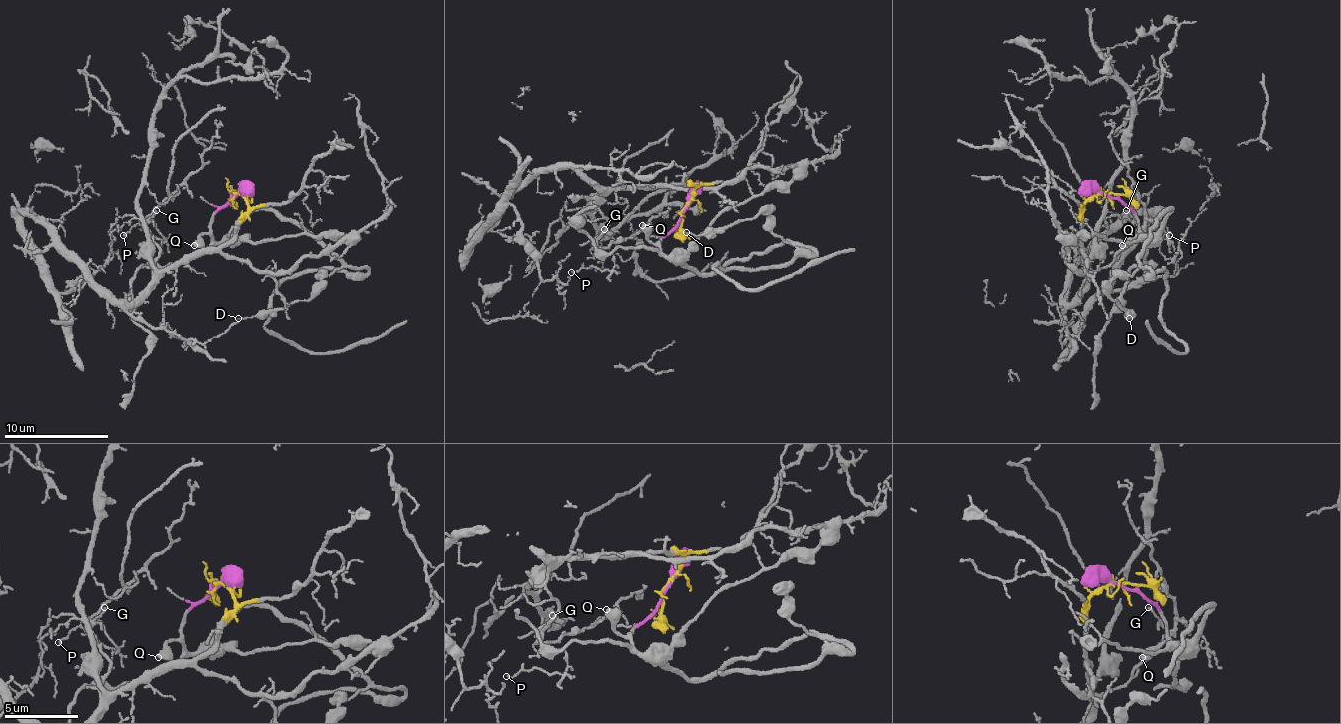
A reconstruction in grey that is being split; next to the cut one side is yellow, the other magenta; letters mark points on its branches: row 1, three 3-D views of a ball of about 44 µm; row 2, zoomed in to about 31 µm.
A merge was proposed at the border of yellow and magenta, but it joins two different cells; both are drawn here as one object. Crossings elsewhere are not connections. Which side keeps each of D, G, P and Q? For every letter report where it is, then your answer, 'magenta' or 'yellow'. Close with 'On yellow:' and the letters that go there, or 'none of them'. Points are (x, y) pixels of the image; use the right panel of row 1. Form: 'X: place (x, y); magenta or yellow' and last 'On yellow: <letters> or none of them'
D: place (1129, 318); magenta
G: place (1126, 210); yellow
P: place (1169, 235); yellow
Q: place (1122, 245); magenta
On yellow: G, P

